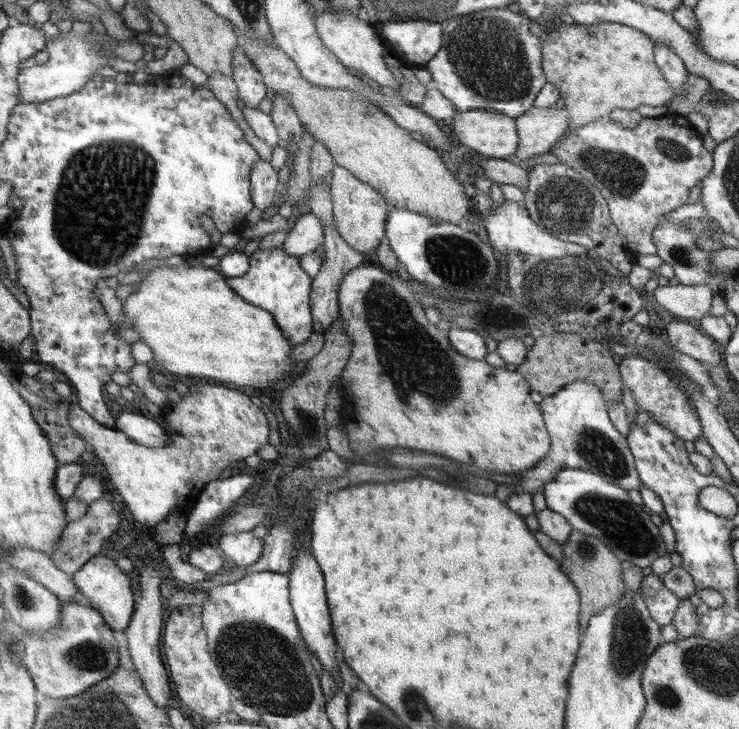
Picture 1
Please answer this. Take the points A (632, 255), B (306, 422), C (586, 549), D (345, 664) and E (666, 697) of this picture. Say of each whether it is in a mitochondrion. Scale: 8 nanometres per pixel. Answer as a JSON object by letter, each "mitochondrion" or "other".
{"A":"other","B":"mitochondrion","C":"mitochondrion","D":"other","E":"mitochondrion"}

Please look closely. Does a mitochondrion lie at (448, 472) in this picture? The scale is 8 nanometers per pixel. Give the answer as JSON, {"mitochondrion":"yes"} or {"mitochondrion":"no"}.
{"mitochondrion":"yes"}

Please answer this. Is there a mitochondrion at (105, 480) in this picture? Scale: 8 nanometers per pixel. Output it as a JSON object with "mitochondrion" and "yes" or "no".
{"mitochondrion":"no"}

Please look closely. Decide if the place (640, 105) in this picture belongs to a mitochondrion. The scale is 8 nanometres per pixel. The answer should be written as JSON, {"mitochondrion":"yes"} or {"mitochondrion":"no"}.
{"mitochondrion":"no"}

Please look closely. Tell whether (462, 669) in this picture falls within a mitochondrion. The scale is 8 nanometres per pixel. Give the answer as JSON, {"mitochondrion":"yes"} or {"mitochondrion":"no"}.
{"mitochondrion":"no"}

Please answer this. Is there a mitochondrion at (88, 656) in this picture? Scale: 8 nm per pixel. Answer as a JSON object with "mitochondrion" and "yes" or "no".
{"mitochondrion":"yes"}

